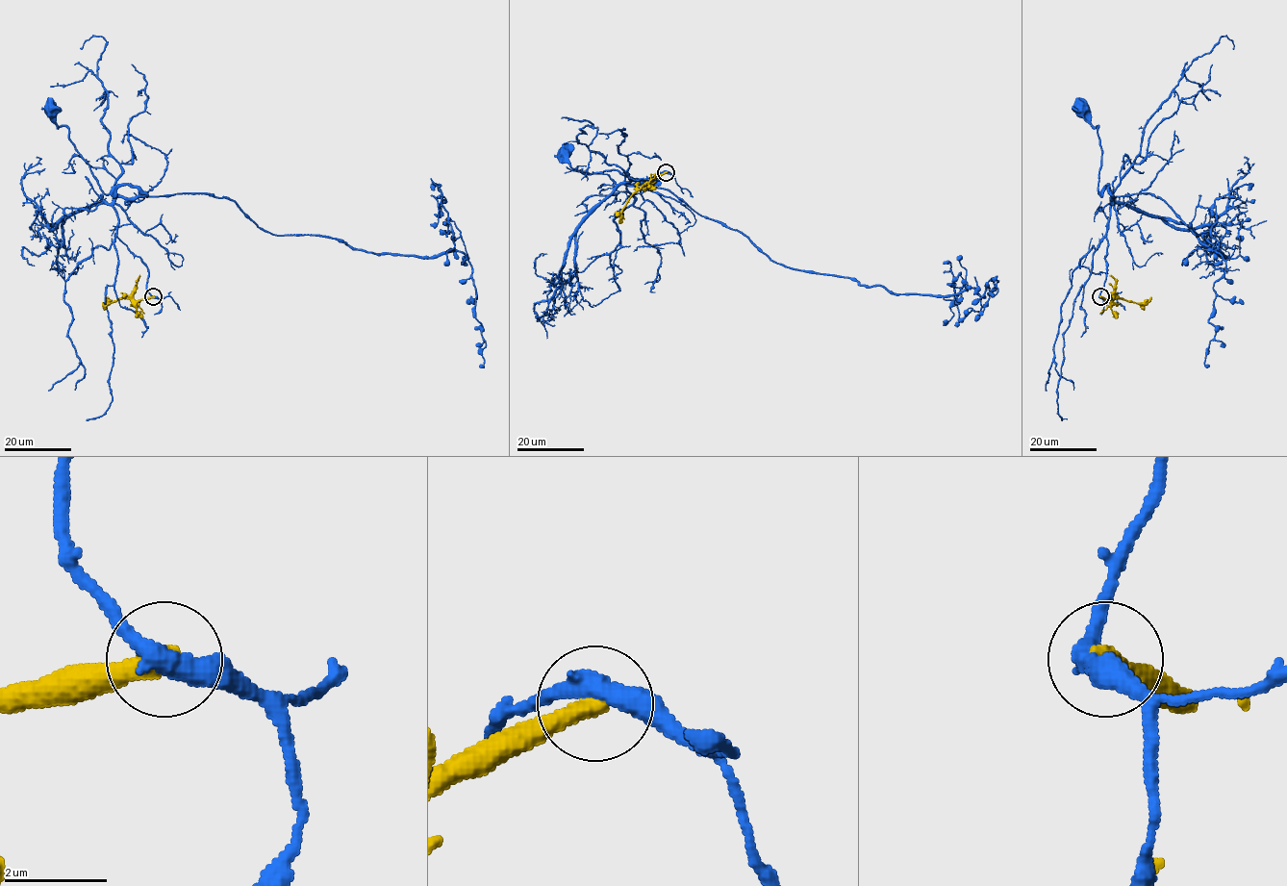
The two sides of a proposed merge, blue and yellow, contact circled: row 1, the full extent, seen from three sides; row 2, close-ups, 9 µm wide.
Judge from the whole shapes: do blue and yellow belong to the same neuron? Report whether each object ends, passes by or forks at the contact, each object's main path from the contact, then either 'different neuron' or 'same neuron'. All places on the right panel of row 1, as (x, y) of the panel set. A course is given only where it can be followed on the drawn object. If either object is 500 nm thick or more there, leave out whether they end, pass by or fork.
blue passes by | yellow ends | blue via (1099, 296), (1106, 278), (1112, 191), (1105, 187), (1098, 193), (1101, 151), (1098, 126), (1084, 118), (1081, 109) | yellow via (1100, 296), (1140, 303), (1151, 296) | different neuron

